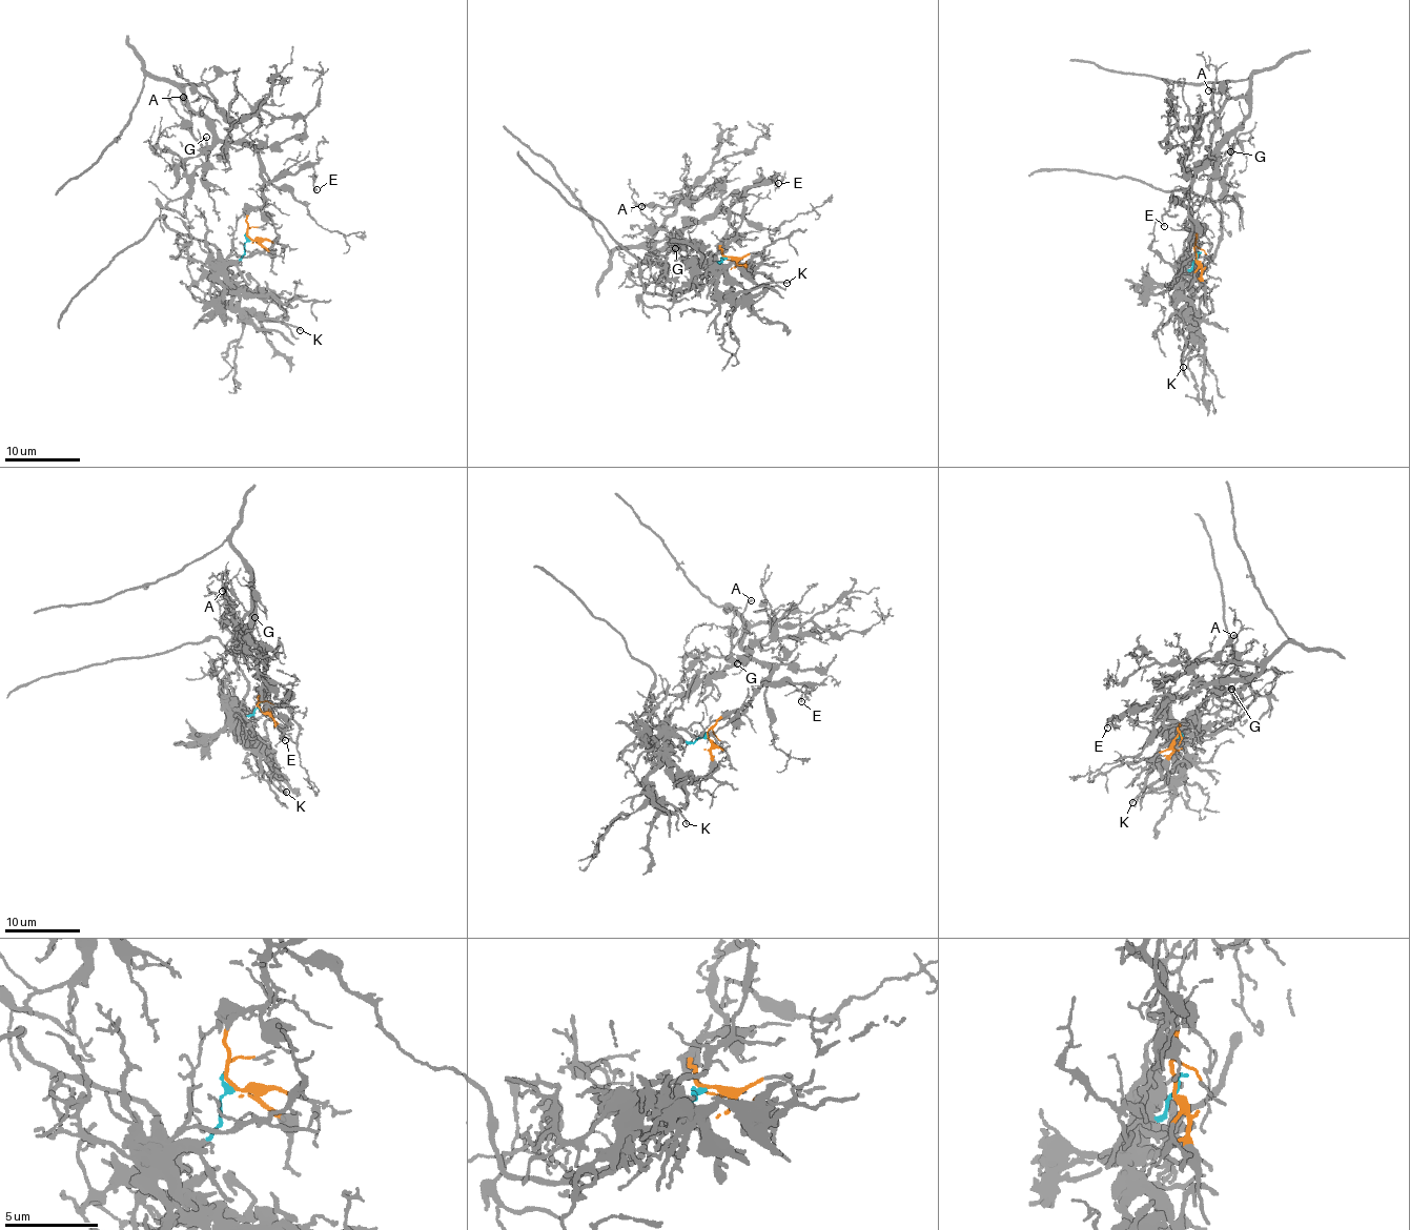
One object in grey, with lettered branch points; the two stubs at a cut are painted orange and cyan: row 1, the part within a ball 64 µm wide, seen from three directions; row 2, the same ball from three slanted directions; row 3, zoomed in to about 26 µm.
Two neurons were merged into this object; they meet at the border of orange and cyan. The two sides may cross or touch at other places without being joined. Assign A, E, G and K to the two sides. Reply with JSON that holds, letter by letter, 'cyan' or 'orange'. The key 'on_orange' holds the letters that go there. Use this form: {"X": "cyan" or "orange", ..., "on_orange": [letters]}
{"A": "orange", "E": "orange", "G": "orange", "K": "cyan", "on_orange": ["A", "E", "G"]}

